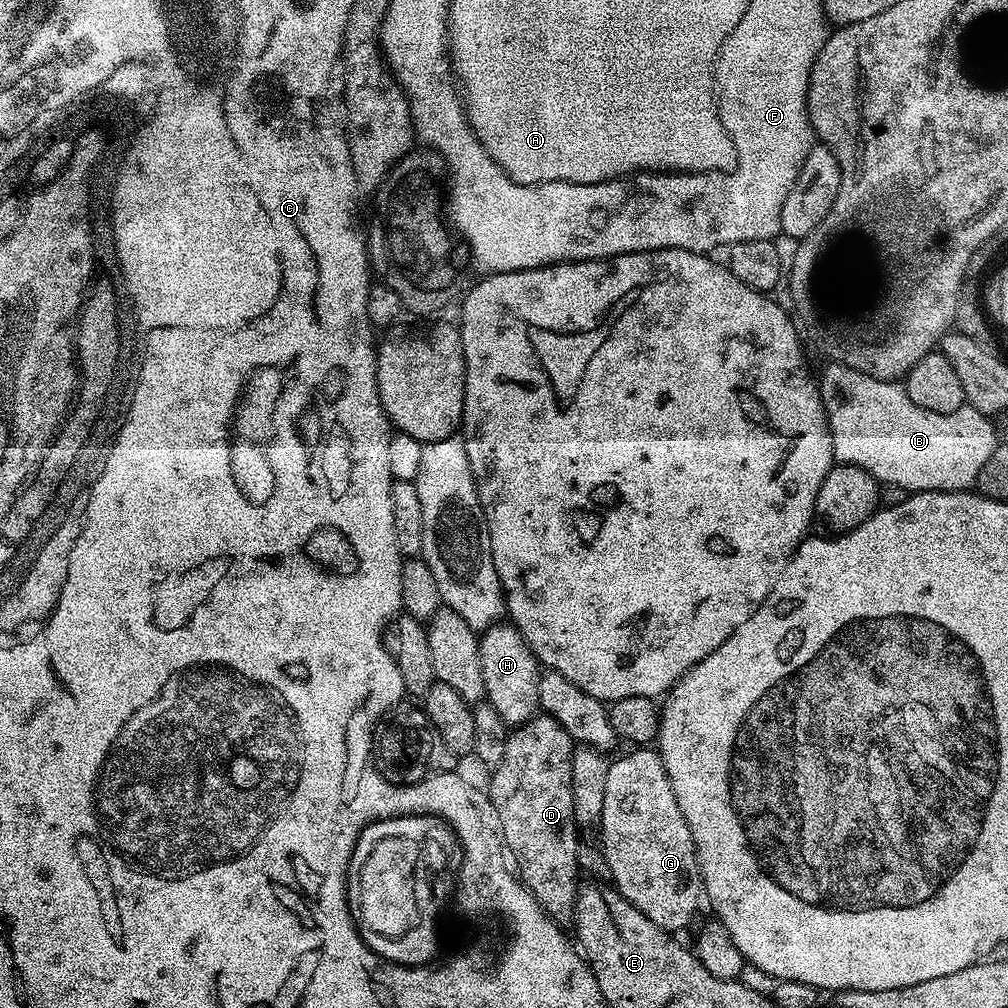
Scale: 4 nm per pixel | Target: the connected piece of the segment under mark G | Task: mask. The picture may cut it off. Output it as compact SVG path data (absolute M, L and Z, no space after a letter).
M652 750L636 751L640 752L620 756L616 761L613 759L609 763L598 821L600 828L598 840L602 845L606 862L610 864L613 875L611 883L616 891L625 896L638 910L642 910L642 914L646 914L646 918L650 918L655 927L676 934L679 933L679 928L684 928L691 922L700 900L702 904L700 865L696 863L696 847L692 835L674 798L674 792L659 755Z

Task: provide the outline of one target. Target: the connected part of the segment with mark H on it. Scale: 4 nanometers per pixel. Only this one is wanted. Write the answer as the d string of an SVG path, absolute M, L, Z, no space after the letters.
M493 622L479 633L484 696L487 703L498 710L505 724L519 726L537 715L540 708L538 682L542 668L516 625L511 622L502 623Z

